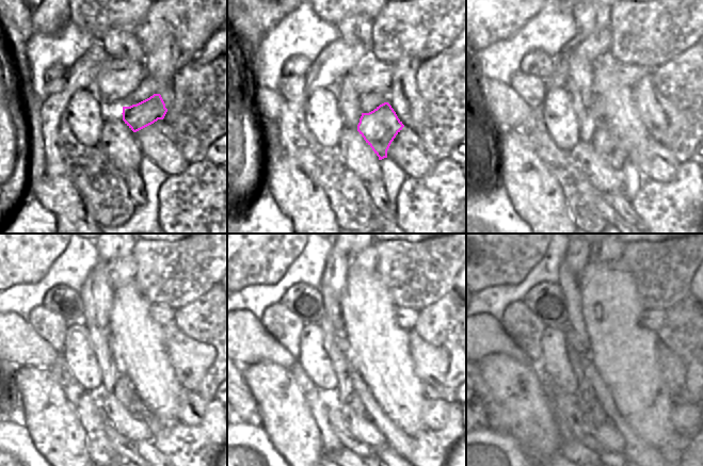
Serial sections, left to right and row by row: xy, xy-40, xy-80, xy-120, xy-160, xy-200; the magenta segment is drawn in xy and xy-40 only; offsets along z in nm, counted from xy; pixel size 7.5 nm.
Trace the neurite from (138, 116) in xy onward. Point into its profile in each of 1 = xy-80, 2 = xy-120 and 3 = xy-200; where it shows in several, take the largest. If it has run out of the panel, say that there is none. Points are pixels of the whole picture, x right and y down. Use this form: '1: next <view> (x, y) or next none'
1: next xy-80 (605, 142)
2: next xy-120 (124, 390)
3: next xy-200 (598, 415)

